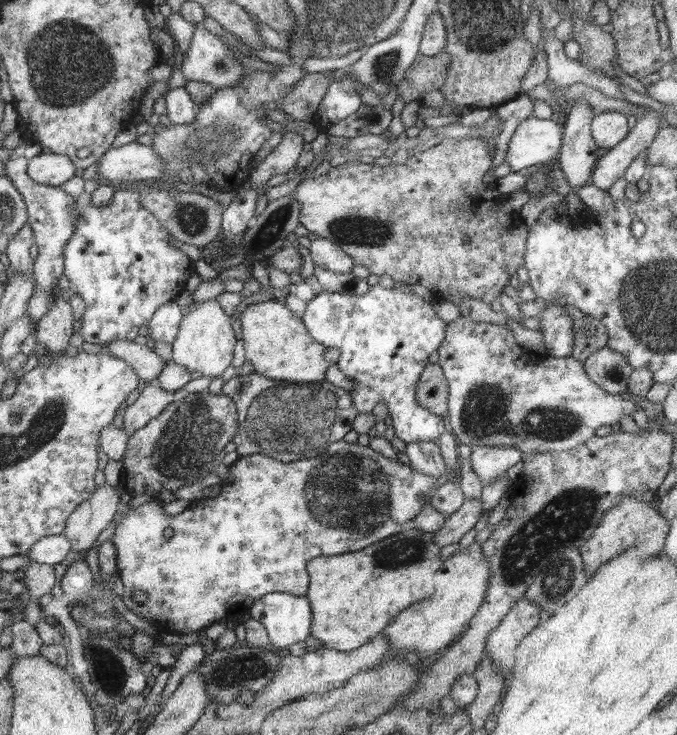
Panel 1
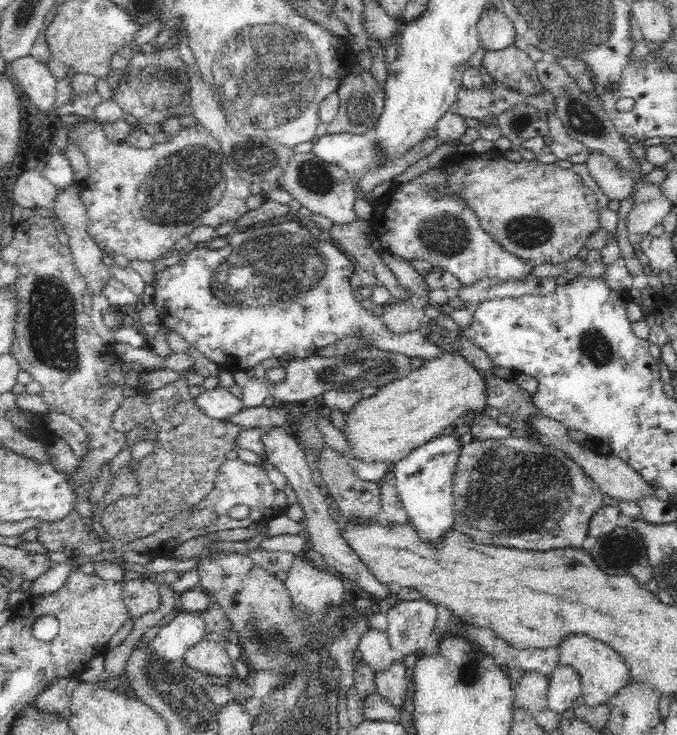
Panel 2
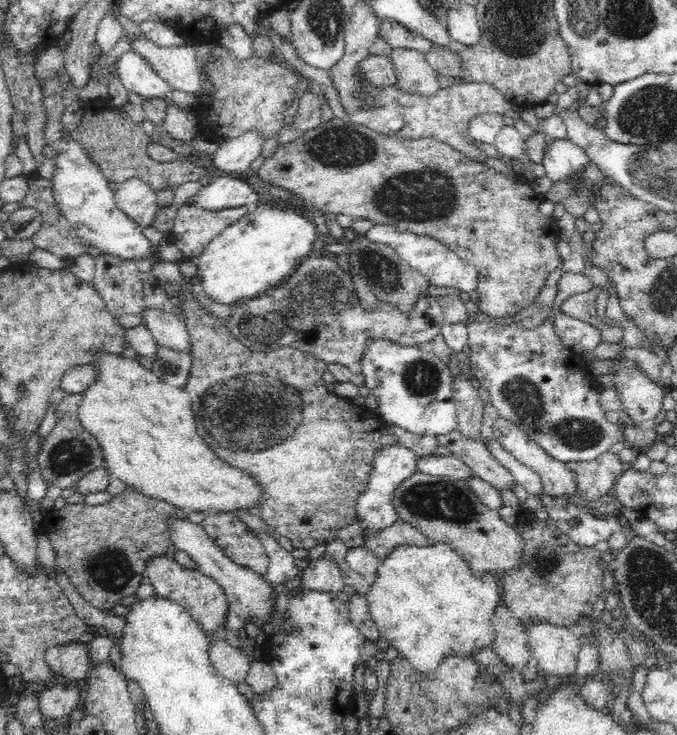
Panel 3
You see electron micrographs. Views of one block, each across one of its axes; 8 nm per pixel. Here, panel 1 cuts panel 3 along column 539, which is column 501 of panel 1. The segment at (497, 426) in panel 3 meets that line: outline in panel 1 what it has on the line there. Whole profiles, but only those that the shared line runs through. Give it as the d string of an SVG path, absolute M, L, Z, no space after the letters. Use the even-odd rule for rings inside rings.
M476 445L469 457L472 469L480 477L482 486L502 477L508 468L522 461L523 452L514 447L496 447Z

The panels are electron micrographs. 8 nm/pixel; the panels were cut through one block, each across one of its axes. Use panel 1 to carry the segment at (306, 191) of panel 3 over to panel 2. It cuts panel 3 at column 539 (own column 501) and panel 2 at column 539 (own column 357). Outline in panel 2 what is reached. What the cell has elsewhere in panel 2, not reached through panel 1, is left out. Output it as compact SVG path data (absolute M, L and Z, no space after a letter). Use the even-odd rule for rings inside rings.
M484 154L486 158L464 158L460 162L460 164L456 164L456 166L452 166L452 174L450 174L450 178L447 181L447 188L444 189L444 194L448 194L448 191L455 192L455 194L460 194L465 199L465 202L469 204L475 210L476 215L479 216L480 226L487 231L492 238L496 239L496 242L499 242L504 249L510 251L510 253L514 253L518 255L518 257L524 257L528 259L532 259L532 263L534 266L538 266L541 264L562 264L567 260L578 257L578 252L584 248L584 244L586 244L586 240L590 238L590 234L592 232L596 232L598 228L600 228L599 224L599 203L597 202L598 197L595 192L590 190L588 186L584 186L584 182L582 178L570 170L564 170L564 168L560 168L558 164L541 164L539 161L535 160L520 160L520 162L510 162L510 160L506 160L505 156L500 156L500 154L492 154L490 158L488 158L488 154Z

